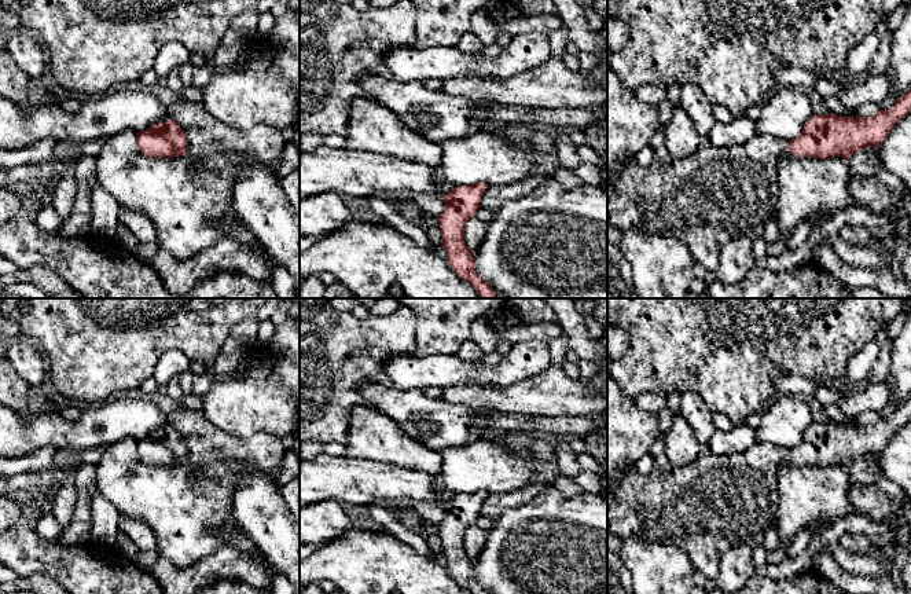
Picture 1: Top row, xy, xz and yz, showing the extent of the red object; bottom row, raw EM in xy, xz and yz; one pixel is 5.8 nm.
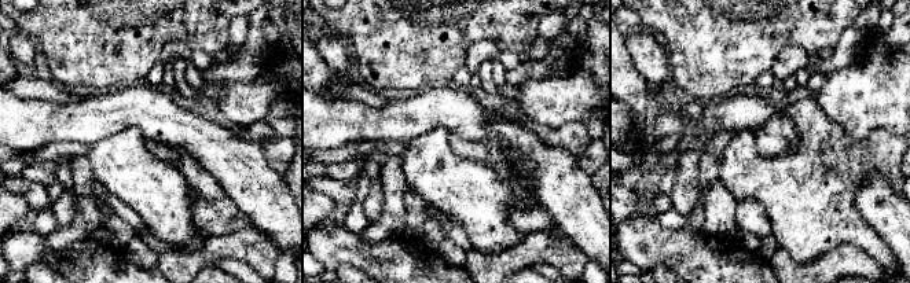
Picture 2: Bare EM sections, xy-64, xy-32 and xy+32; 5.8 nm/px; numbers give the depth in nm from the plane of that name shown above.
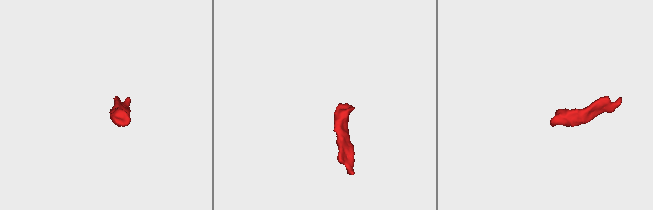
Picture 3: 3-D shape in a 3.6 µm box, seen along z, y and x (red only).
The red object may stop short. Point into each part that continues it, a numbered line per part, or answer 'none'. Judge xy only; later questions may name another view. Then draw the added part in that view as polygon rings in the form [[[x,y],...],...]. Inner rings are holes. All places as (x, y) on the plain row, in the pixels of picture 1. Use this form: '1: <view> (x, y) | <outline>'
none

